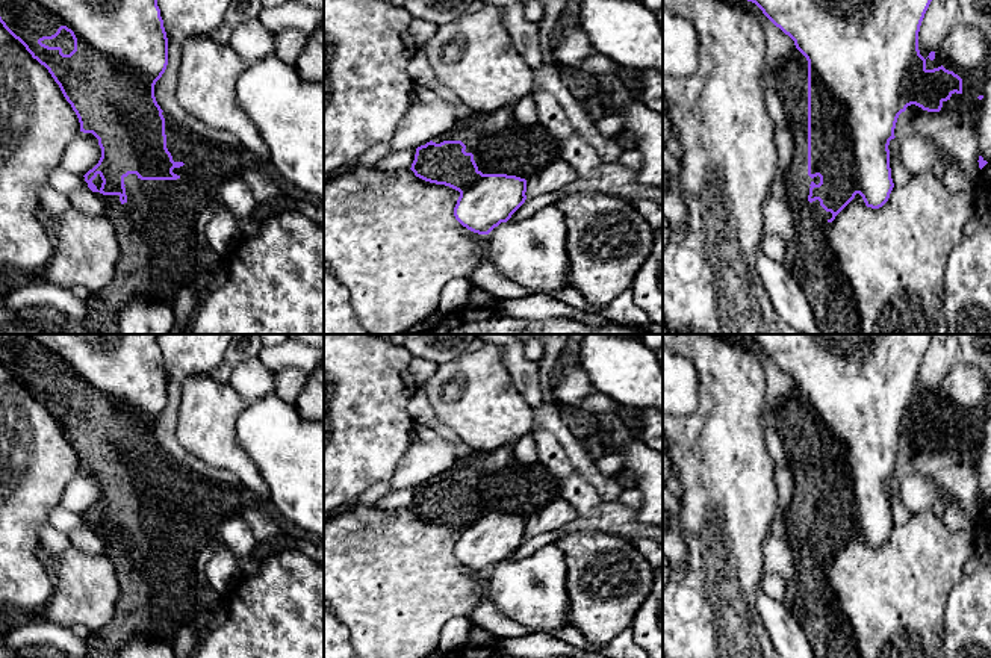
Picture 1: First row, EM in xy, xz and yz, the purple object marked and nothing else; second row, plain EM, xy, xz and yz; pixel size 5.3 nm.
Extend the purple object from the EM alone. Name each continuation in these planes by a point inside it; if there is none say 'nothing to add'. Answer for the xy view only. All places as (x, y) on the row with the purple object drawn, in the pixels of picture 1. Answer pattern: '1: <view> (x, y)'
1: xy (64, 40)
2: xy (177, 136)

